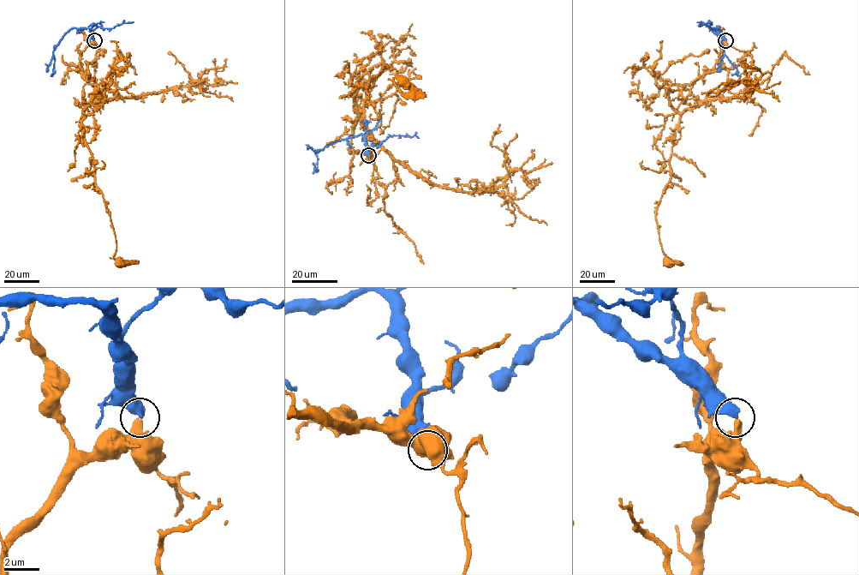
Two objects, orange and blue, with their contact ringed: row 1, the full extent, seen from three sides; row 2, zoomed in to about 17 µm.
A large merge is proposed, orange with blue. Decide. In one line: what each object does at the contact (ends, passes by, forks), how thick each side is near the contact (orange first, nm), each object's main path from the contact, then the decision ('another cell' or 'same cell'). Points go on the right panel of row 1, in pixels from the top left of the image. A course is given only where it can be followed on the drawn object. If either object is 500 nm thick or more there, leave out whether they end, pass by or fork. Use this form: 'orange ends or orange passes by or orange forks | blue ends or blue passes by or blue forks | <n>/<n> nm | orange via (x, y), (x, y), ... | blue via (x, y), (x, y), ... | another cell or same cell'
480/500 nm | orange via (725, 40), (722, 66), (666, 90), (680, 115), (670, 181), (655, 215), (663, 252), (677, 262), (668, 263) | blue via (725, 40), (709, 28), (714, 29), (724, 55), (737, 69), (731, 75) | another cell

